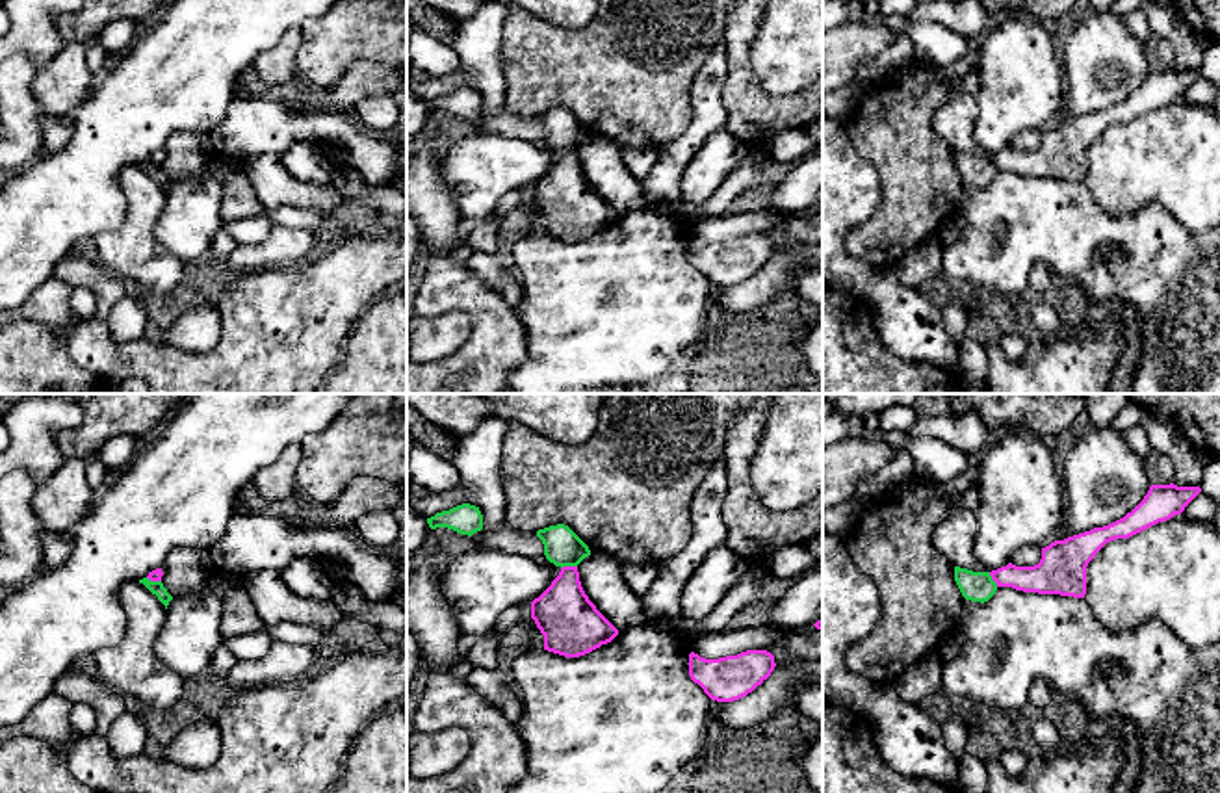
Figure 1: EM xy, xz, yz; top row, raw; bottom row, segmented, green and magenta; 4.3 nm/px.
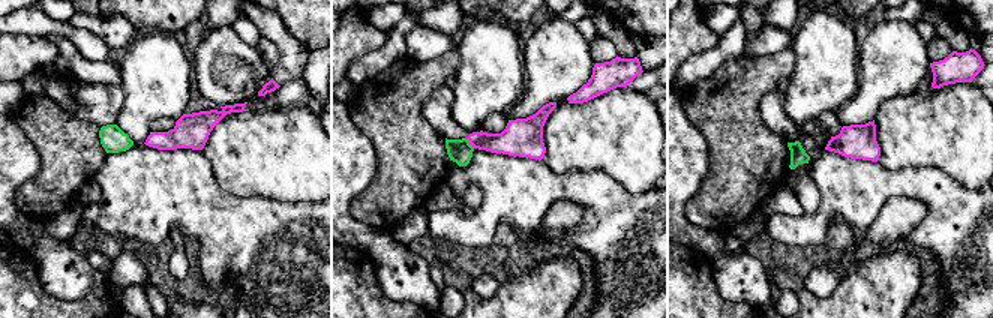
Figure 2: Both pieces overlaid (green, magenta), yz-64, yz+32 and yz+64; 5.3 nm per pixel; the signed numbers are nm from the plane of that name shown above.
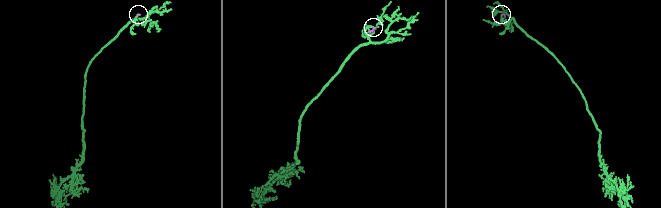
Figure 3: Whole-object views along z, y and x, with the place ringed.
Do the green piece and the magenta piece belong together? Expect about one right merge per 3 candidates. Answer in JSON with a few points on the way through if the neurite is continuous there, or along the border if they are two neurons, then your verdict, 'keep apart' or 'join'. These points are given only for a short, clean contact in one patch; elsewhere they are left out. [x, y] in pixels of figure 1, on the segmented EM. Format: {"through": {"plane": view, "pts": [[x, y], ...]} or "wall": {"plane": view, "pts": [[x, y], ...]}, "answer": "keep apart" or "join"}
{"wall": {"plane": "xz", "pts": [[576, 565], [561, 569]]}, "answer": "keep apart"}

